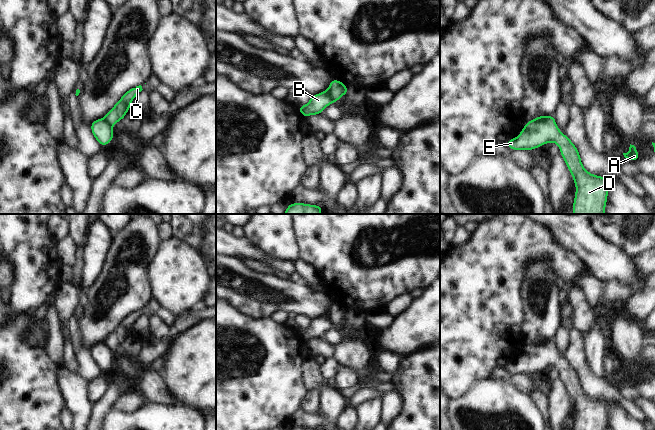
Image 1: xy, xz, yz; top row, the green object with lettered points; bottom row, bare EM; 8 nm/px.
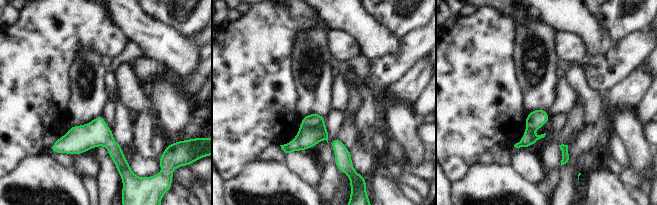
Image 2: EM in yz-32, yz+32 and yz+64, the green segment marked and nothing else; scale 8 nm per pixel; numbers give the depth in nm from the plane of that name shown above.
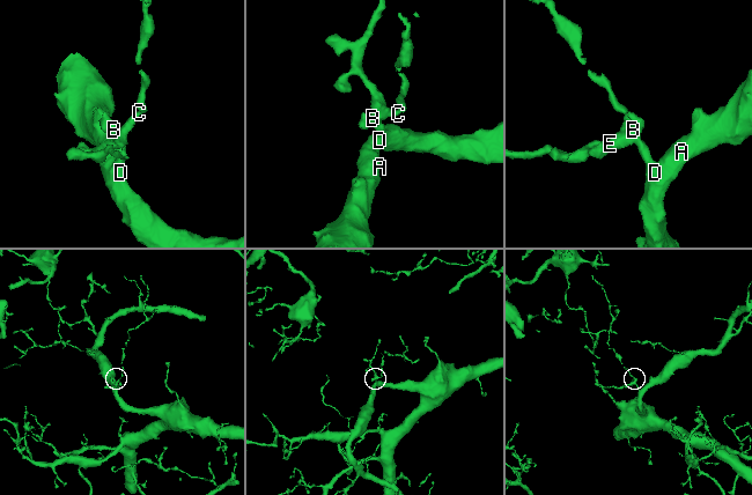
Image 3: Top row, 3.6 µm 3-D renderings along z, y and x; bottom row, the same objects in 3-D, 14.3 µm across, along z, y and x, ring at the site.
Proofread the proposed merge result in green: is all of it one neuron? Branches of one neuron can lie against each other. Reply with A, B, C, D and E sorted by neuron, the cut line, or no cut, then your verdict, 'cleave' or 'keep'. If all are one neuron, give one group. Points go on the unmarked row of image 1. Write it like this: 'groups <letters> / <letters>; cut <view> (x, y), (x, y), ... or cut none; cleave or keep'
groups A B D E / C; cut yz (548, 340), (545, 344), (532, 345); cleave

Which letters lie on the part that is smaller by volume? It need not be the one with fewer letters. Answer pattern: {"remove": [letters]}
{"remove": ["C"]}

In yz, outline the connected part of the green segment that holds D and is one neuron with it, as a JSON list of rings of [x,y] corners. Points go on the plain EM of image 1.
[[[554,339],[548,340],[546,345],[527,345],[520,358],[514,363],[508,363],[505,368],[512,375],[531,375],[548,366],[554,366],[559,370],[561,381],[573,401],[576,410],[573,430],[606,430],[606,400],[593,399],[584,392],[578,373],[559,354]]]

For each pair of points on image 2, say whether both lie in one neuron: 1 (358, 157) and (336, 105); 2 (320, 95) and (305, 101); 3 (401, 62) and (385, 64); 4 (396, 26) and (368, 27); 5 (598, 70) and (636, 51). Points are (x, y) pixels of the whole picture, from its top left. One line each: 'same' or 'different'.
1: different
2: same
3: same
4: different
5: same

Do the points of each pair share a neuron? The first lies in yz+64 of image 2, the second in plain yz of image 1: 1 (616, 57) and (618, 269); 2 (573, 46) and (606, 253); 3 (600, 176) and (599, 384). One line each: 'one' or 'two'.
1: two
2: two
3: two

